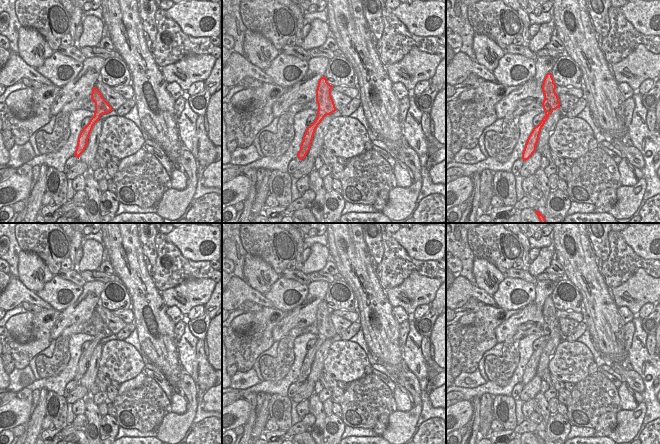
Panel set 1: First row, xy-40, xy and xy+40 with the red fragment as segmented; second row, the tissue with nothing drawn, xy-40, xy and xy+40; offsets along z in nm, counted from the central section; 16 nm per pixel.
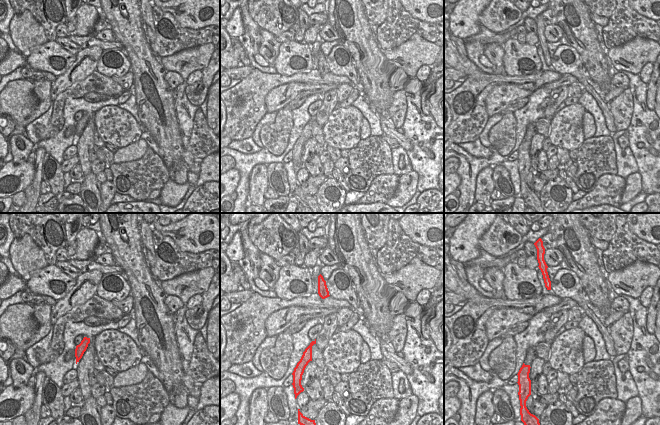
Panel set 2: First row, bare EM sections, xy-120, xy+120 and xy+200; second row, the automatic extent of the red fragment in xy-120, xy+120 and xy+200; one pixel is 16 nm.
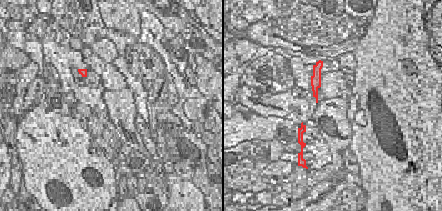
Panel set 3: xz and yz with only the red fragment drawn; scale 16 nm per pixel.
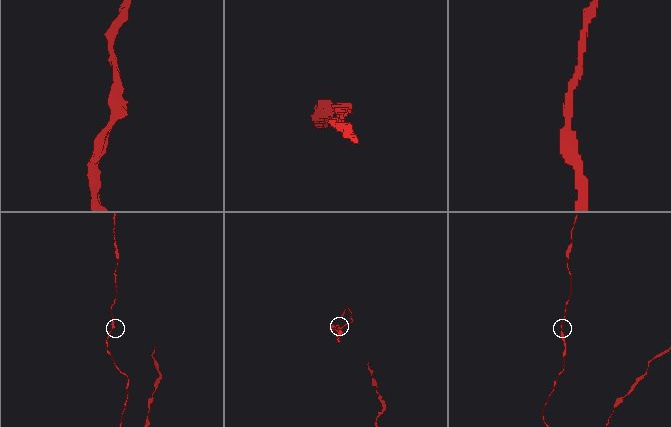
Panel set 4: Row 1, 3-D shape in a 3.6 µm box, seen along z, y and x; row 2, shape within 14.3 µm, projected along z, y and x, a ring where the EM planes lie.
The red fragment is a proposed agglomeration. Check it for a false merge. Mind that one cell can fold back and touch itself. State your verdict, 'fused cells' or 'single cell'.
single cell

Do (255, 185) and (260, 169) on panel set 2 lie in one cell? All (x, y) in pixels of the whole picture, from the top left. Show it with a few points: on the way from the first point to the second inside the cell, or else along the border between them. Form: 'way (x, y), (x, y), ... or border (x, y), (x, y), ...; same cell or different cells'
way (258, 181), (259, 173); same cell

